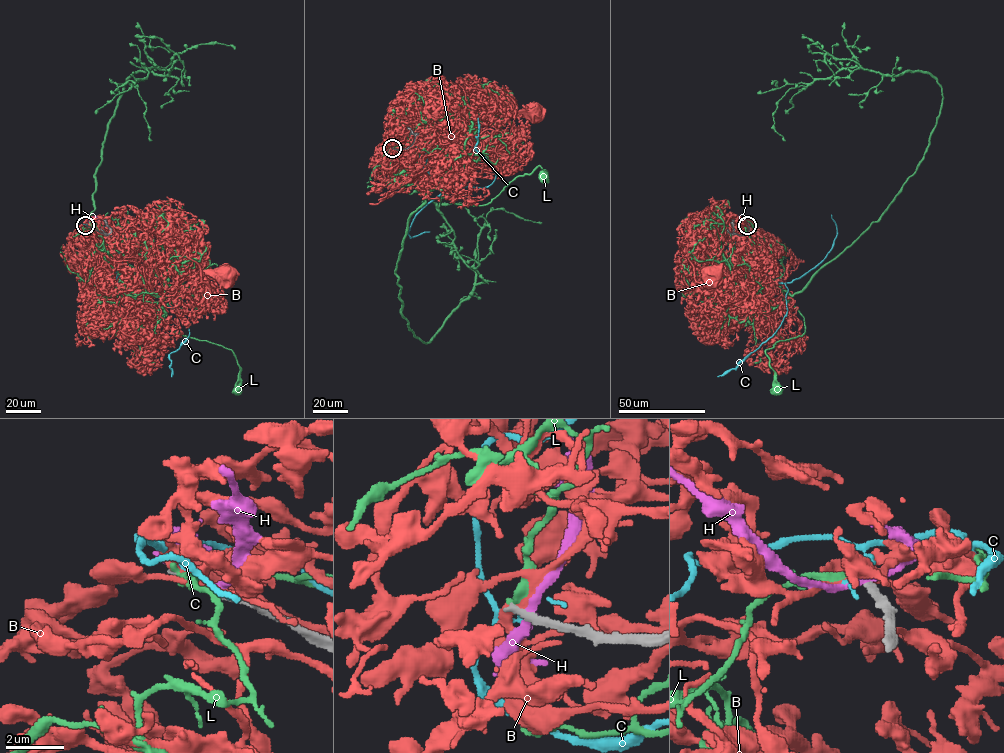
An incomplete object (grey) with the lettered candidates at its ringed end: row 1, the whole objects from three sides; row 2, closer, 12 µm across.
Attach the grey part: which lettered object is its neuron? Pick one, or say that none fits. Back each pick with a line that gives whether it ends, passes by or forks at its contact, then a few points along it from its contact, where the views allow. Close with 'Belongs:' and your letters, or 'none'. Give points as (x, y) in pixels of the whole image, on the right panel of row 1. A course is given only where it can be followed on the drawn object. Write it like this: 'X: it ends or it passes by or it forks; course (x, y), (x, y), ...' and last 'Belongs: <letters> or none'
Belongs: none

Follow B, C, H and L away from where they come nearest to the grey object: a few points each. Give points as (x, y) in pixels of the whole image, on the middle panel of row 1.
B: (392, 147), (396, 141), (406, 144), (408, 152), (425, 155), (423, 161), (467, 153), (514, 115), (532, 114)
C: (393, 148), (396, 156), (430, 153), (423, 166), (443, 185), (488, 186), (495, 173), (476, 149), (478, 118)
H: (393, 148), (398, 132), (406, 135), (407, 145)
L: (392, 147), (409, 129), (395, 149), (396, 178), (439, 188), (456, 203), (486, 205), (538, 166), (543, 178)

